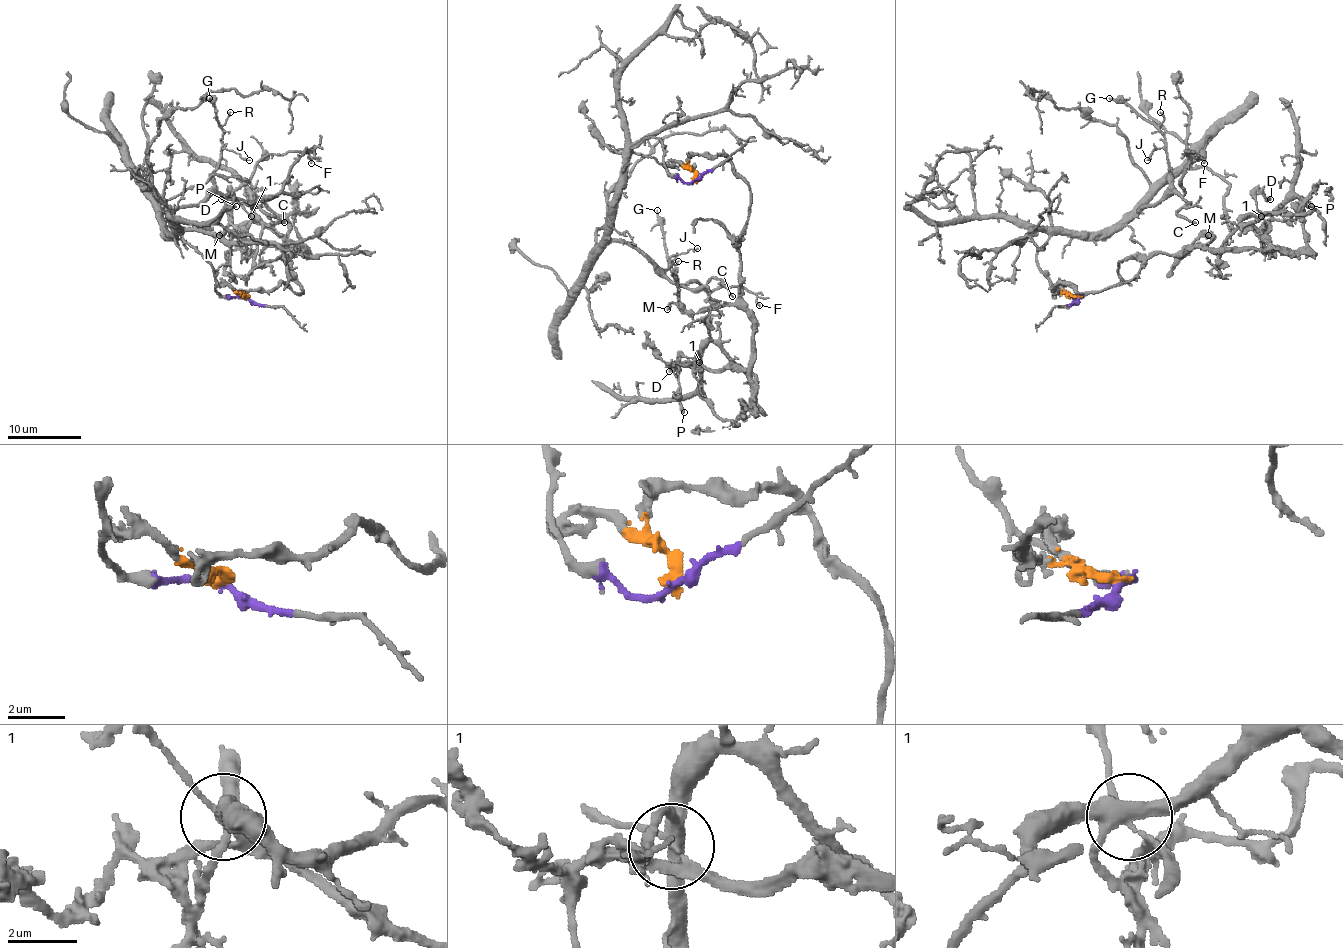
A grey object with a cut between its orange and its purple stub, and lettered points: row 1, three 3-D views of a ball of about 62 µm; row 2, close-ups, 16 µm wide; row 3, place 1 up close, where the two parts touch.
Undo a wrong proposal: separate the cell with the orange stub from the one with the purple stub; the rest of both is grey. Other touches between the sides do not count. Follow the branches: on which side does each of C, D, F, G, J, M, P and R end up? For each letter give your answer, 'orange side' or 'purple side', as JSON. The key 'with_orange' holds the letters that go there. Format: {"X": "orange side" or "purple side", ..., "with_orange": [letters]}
{"C": "purple side", "D": "orange side", "F": "purple side", "G": "purple side", "J": "purple side", "M": "orange side", "P": "orange side", "R": "purple side", "with_orange": ["D", "M", "P"]}

